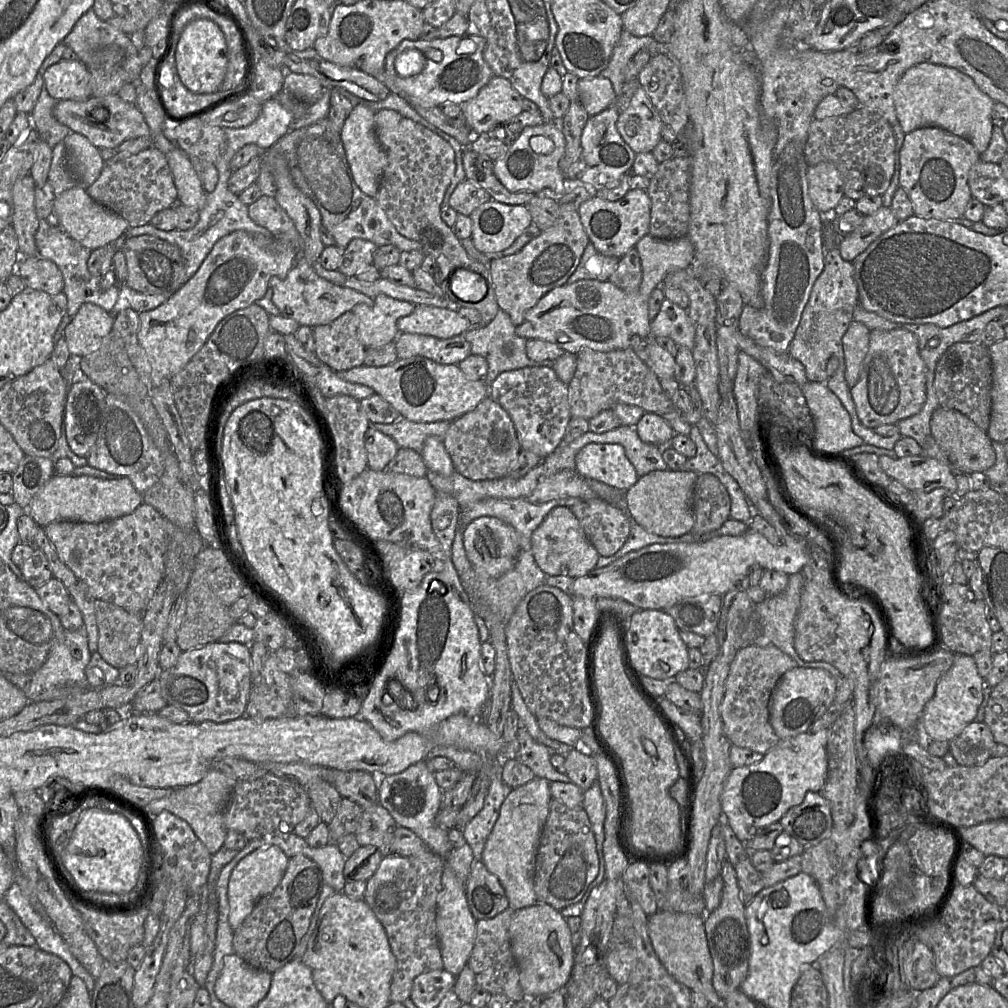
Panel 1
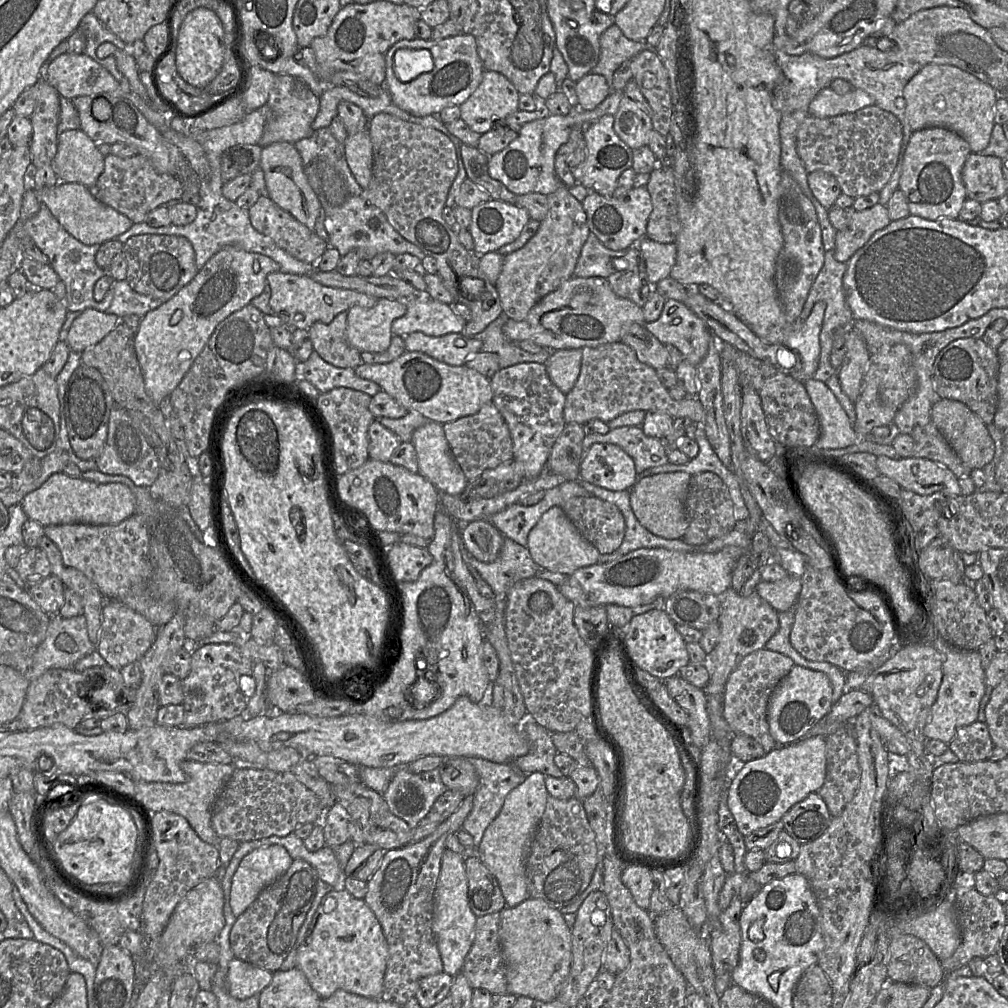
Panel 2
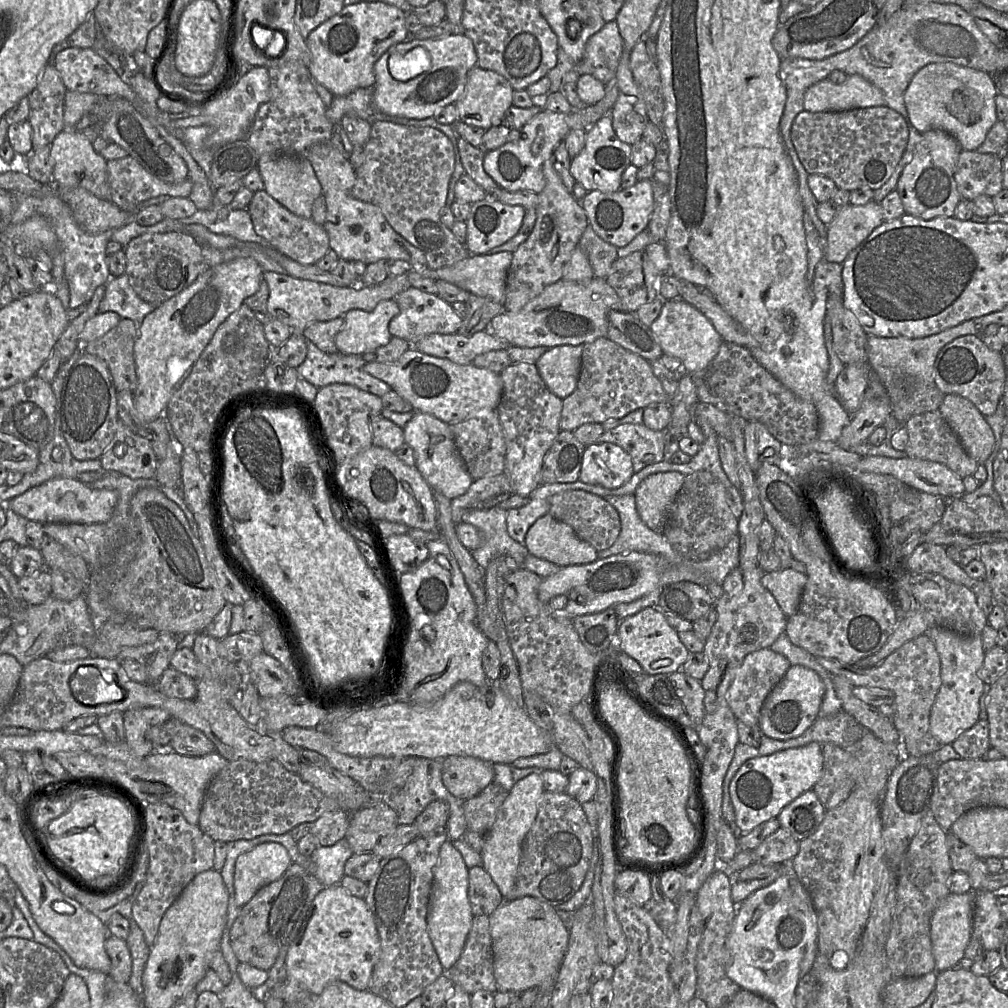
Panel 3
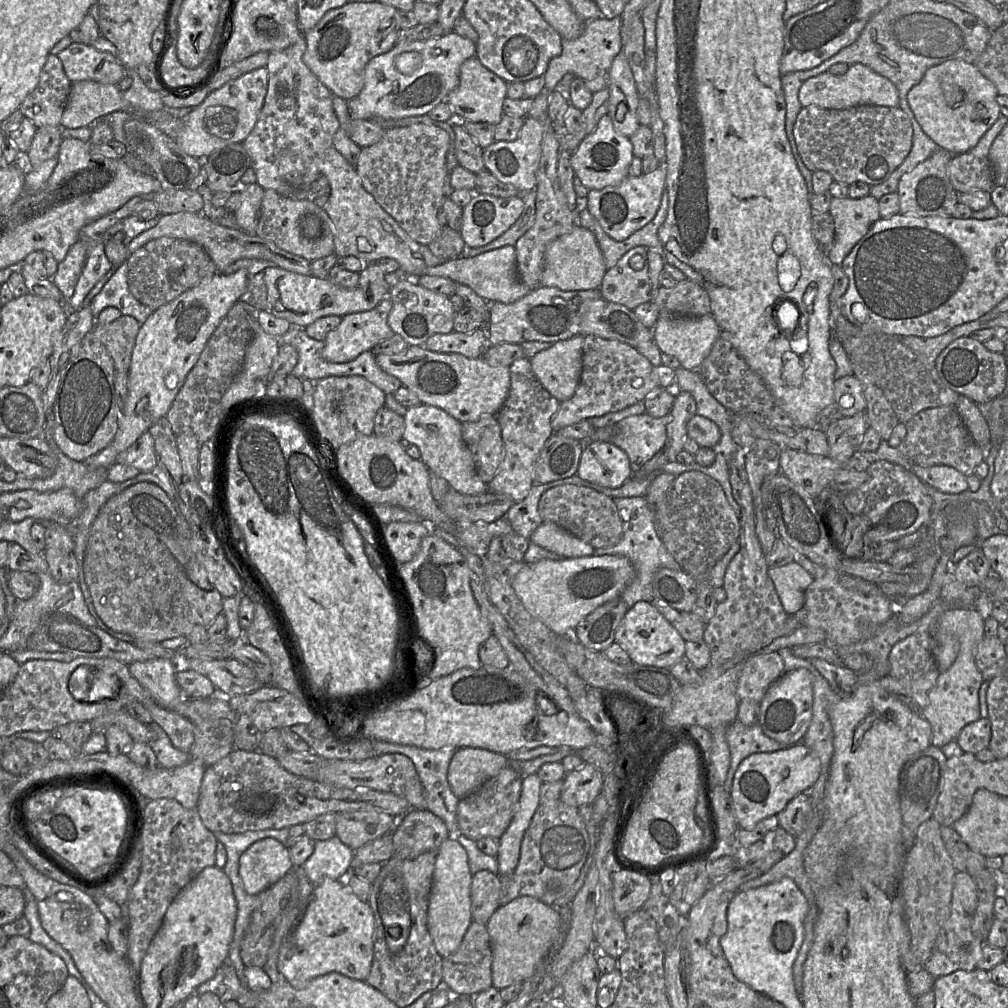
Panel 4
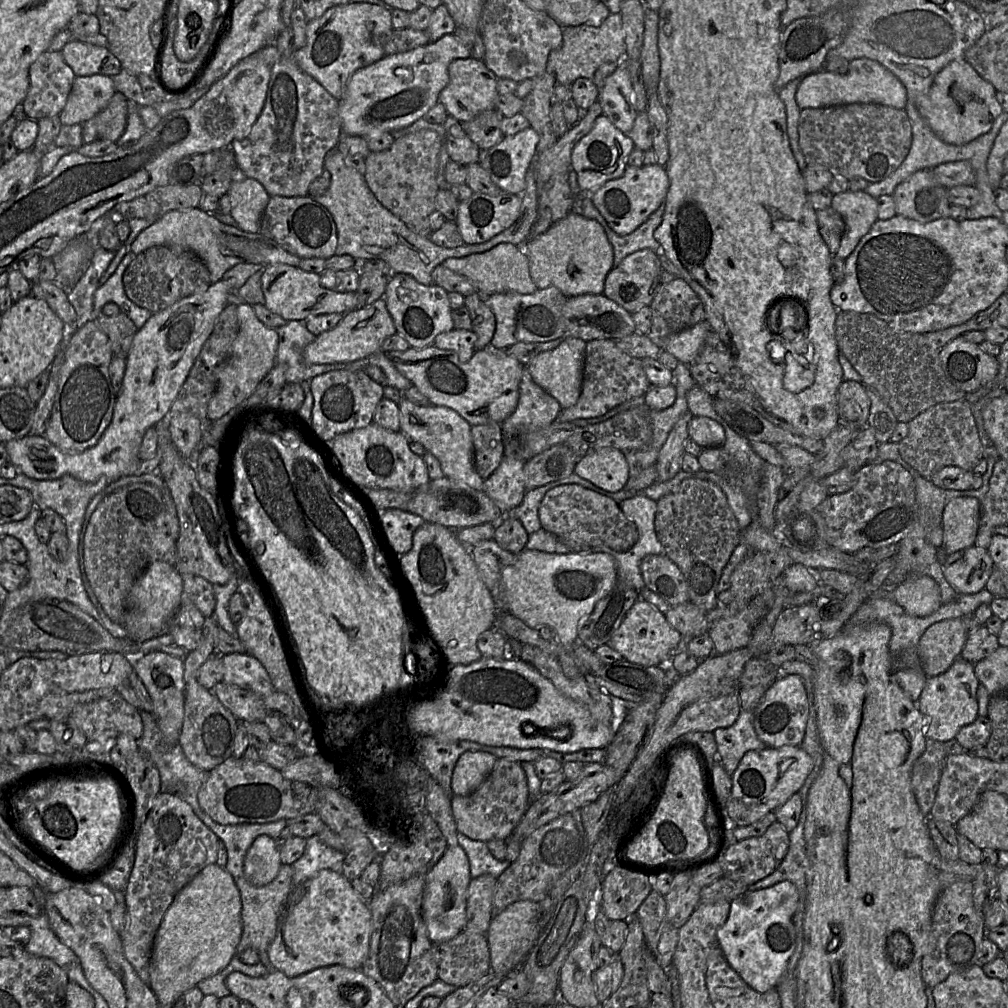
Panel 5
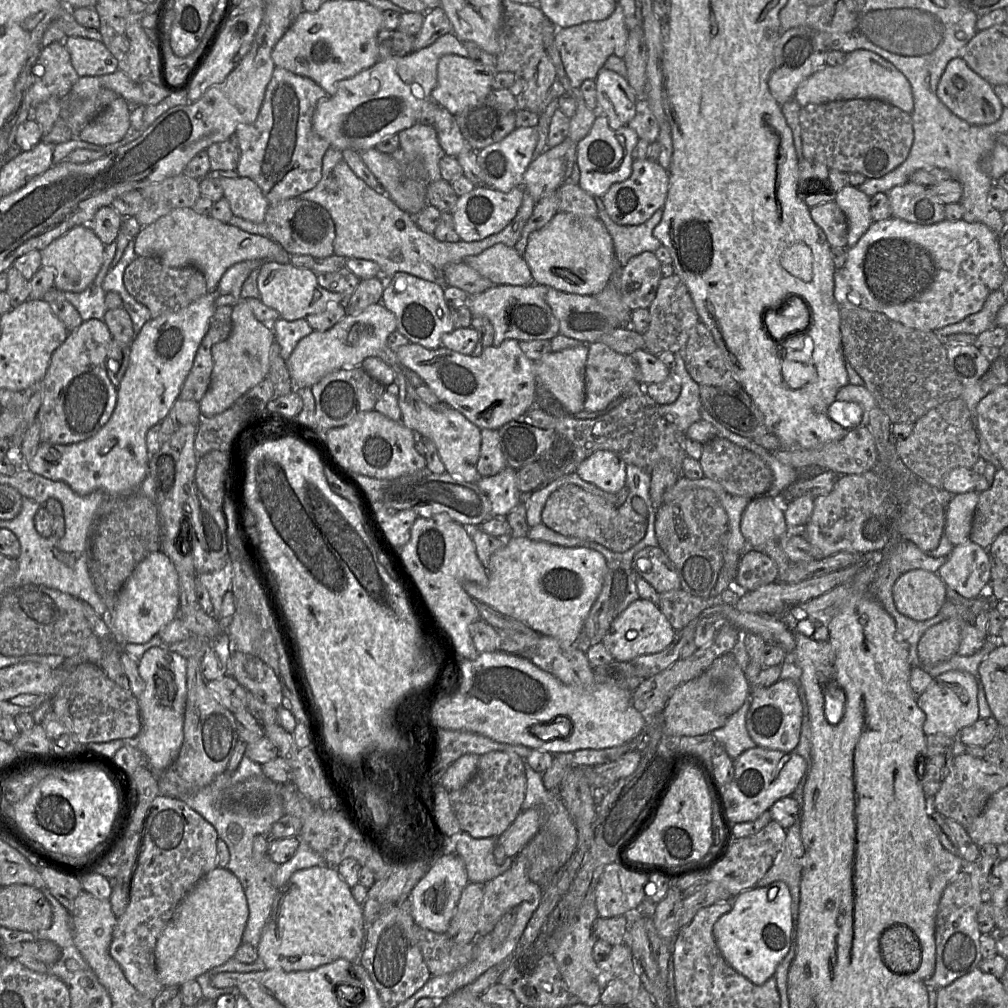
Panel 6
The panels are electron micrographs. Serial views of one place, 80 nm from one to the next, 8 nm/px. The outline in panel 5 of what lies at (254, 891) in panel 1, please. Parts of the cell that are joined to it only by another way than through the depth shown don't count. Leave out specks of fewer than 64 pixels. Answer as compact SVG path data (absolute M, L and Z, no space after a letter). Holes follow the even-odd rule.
M267 835L257 837L244 859L244 875L249 883L261 887L272 882L279 873L282 862L280 848Z

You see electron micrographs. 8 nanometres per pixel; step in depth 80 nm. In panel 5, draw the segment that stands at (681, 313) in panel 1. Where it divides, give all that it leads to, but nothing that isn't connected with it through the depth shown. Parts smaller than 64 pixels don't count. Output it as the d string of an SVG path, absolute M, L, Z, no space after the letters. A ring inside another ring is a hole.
M703 320L692 327L671 335L663 350L675 356L678 361L689 365L699 354L710 330L712 329L709 322Z

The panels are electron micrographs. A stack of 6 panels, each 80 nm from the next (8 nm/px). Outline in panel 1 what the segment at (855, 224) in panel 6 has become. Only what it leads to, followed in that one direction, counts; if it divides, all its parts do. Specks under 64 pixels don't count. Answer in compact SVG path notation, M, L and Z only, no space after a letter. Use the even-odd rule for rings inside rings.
M880 207L875 213L864 217L863 222L850 234L841 237L839 252L848 262L864 252L883 233L898 223L892 209Z

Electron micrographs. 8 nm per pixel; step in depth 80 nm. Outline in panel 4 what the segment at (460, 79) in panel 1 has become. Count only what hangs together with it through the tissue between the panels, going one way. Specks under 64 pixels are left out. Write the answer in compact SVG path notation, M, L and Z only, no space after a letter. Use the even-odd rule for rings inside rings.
M453 31L428 40L412 41L411 44L395 45L390 51L372 58L365 67L364 86L361 92L347 102L351 119L393 120L427 115L458 86L460 67L464 61L476 56L476 45ZM406 51L421 55L420 66L410 75L397 71L395 58Z

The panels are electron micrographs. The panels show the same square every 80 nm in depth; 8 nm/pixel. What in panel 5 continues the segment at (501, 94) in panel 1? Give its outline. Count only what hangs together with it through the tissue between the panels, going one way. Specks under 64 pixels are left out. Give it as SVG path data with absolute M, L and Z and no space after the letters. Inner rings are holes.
M474 58L455 59L448 66L448 75L449 82L440 92L438 101L445 106L450 116L462 123L484 111L496 109L498 77L487 68L484 61Z

